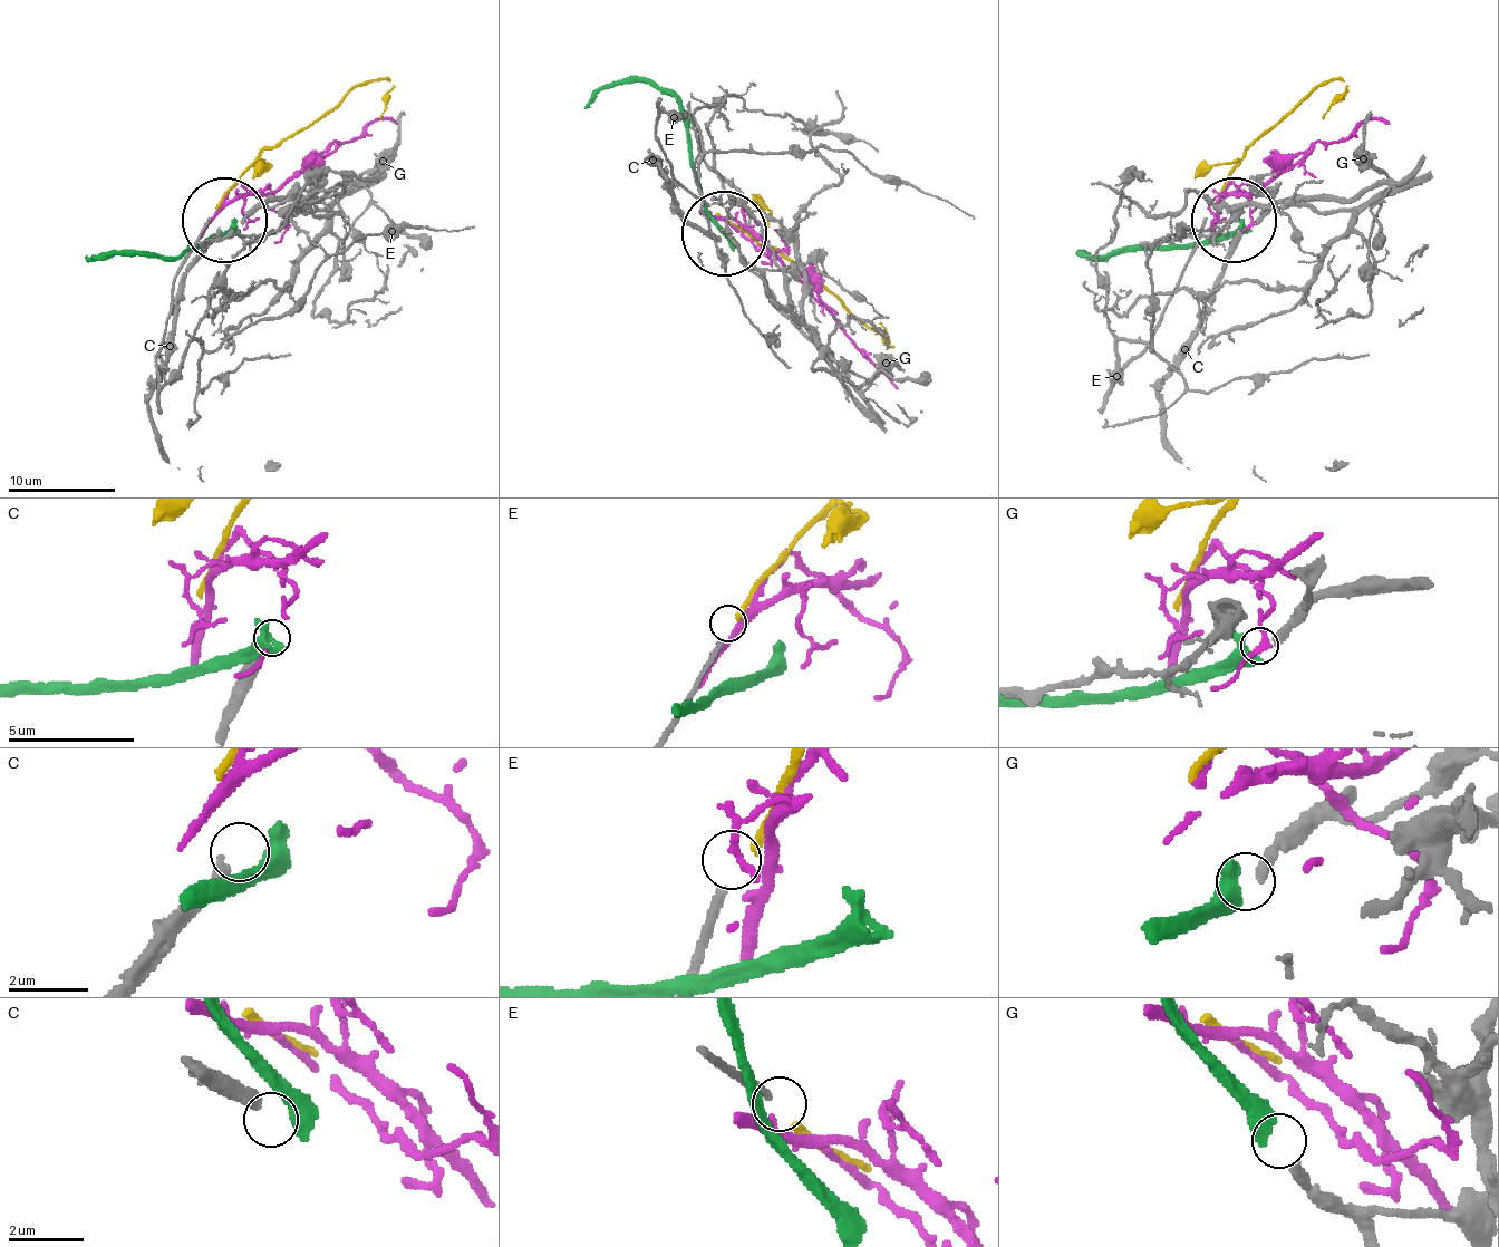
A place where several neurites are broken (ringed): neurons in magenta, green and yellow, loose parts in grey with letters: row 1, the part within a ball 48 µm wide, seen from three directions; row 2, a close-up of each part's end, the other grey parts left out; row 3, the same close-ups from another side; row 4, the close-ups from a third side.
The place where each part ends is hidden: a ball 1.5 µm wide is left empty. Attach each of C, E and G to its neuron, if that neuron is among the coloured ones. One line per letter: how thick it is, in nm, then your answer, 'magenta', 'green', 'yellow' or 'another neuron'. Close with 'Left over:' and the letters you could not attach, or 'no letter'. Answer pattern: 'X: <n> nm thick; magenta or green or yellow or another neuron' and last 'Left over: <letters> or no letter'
C: 380 nm thick; another neuron
E: 200 nm thick; yellow
G: 320 nm thick; green
Left over: C

